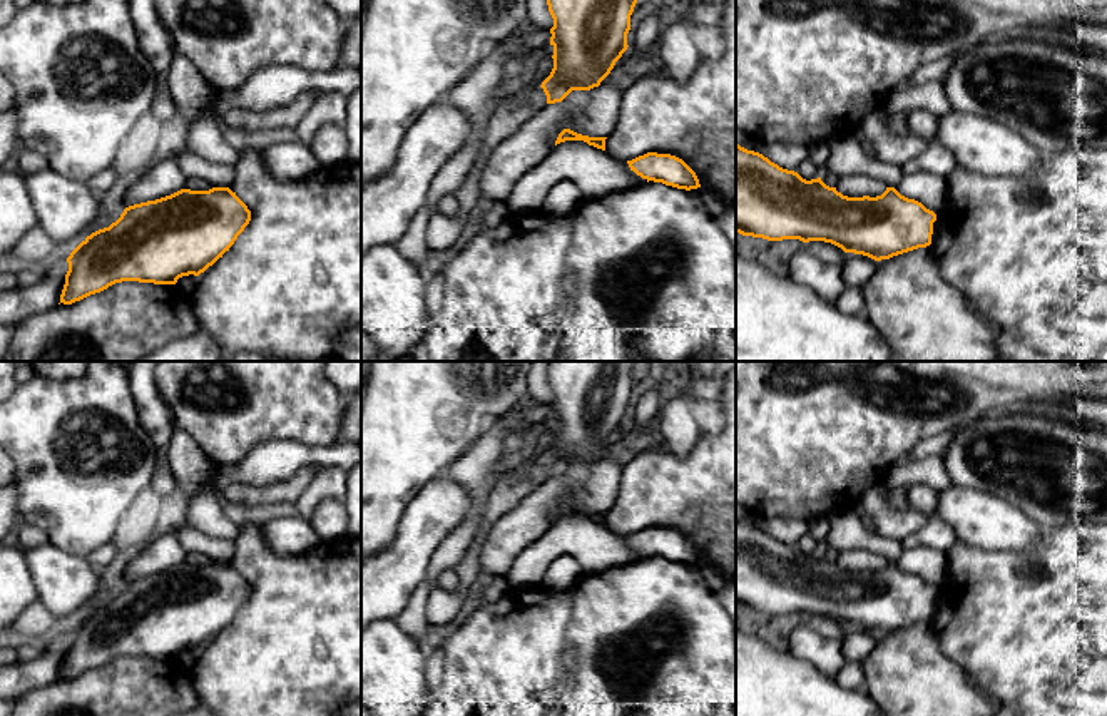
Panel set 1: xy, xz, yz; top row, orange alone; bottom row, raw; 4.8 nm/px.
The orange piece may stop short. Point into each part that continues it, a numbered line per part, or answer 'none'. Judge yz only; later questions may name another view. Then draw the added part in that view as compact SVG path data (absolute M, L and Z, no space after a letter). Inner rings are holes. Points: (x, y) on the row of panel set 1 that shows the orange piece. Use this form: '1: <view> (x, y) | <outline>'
none

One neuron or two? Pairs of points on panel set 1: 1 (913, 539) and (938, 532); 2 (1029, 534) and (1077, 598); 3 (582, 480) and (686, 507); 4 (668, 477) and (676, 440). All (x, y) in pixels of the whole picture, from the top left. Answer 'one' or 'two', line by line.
1: one
2: two
3: two
4: two

